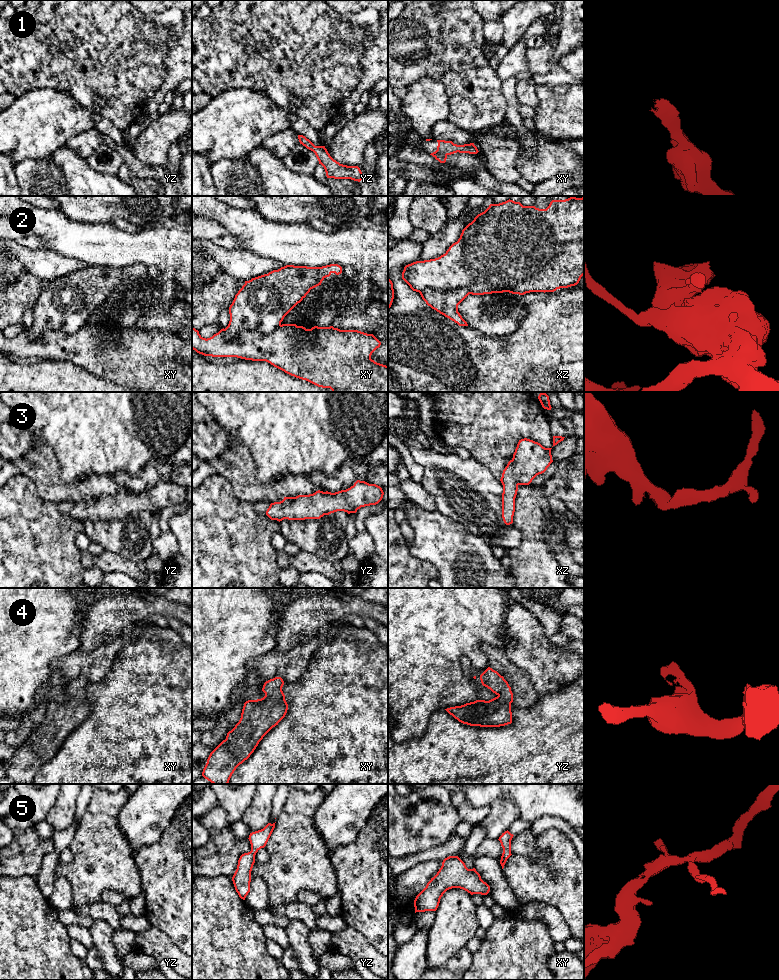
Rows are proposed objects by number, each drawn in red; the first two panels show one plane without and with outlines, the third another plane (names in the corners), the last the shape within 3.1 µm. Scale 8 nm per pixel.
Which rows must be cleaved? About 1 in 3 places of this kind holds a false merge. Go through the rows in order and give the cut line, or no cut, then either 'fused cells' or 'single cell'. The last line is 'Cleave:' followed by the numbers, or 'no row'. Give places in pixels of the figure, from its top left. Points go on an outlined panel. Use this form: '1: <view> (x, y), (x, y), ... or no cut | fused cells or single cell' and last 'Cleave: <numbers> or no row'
1: no cut | single cell
2: xy (280, 324), (269, 332), (241, 331), (233, 339), (224, 332) | fused cells
3: no cut | single cell
4: no cut | single cell
5: no cut | single cell
Cleave: 2

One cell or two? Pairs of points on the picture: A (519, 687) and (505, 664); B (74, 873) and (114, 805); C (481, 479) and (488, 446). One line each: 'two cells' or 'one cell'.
A: one cell
B: one cell
C: two cells

